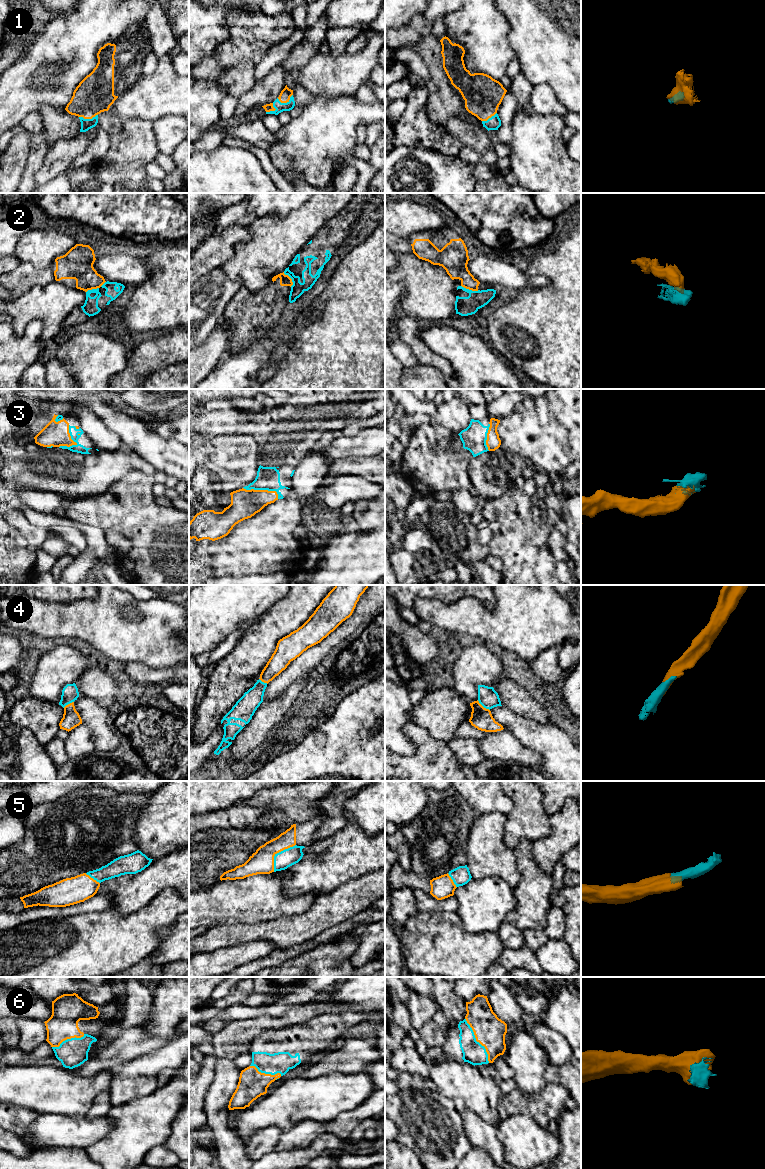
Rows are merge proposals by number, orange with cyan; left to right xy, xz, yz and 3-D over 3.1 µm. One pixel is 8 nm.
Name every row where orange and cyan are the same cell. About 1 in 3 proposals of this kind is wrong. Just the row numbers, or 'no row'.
1, 3, 4, 5, 6

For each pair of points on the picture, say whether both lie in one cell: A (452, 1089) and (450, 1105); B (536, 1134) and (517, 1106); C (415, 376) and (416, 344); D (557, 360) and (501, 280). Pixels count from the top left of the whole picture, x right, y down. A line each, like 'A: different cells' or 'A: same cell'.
A: different cells
B: different cells
C: different cells
D: different cells

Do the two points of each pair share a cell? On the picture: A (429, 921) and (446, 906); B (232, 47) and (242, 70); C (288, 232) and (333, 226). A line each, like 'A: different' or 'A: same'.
A: different
B: different
C: different

